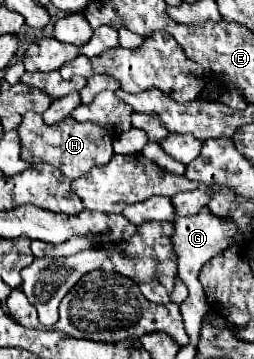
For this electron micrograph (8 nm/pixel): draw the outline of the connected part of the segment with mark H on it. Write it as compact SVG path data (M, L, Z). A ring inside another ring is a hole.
M36 112L24 114L20 126L18 126L18 136L22 142L22 160L28 164L50 164L56 166L64 176L70 180L76 180L84 174L88 174L94 166L106 164L114 150L112 150L112 140L114 136L100 124L86 122L80 124L74 118L64 118L64 122L48 126L44 124L42 116Z

